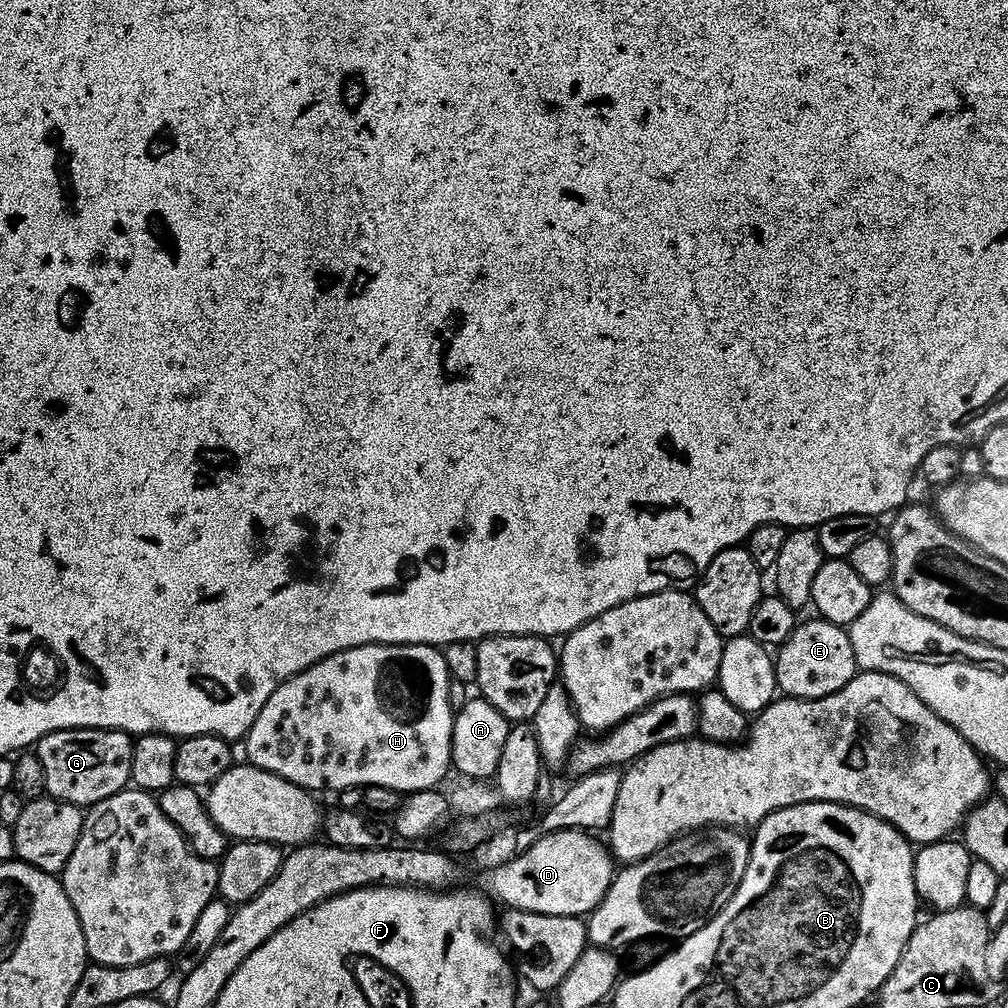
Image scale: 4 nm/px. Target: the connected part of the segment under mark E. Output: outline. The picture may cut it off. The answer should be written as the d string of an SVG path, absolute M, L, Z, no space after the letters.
M811 618L805 622L797 623L796 628L786 638L786 642L779 645L775 653L776 686L785 697L798 700L813 700L834 694L846 686L857 674L856 659L854 658L854 646L850 642L847 631L841 625L831 624L829 620Z

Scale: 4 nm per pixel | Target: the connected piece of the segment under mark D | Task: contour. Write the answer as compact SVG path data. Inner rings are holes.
M579 828L545 832L537 837L528 849L525 847L512 861L497 868L487 869L485 876L488 877L484 880L485 886L483 885L487 895L493 901L501 900L508 908L526 910L534 914L587 917L588 913L598 906L598 902L602 902L606 890L614 879L614 857L606 847L605 841L595 840L597 837L593 833L582 832Z

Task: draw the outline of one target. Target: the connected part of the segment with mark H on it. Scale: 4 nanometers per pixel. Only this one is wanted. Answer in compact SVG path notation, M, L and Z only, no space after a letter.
M363 644L357 648L347 648L341 652L330 654L314 666L294 674L286 682L282 682L266 698L266 706L258 710L258 718L254 718L254 726L250 726L246 737L248 743L247 763L256 768L266 770L270 774L278 774L300 788L307 788L313 794L331 792L337 794L344 788L362 787L373 784L378 787L392 788L401 794L419 794L435 789L436 784L447 772L450 772L452 762L452 721L454 713L447 701L447 686L449 682L443 651L430 644Z

